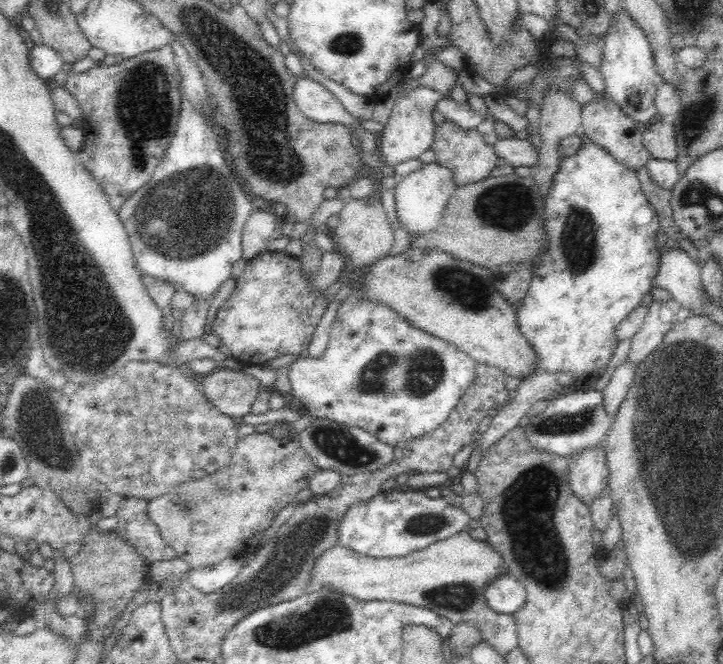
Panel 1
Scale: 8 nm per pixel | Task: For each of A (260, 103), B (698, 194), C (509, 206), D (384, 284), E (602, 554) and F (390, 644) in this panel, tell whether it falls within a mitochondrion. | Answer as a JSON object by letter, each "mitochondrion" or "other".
{"A":"mitochondrion","B":"mitochondrion","C":"mitochondrion","D":"other","E":"other","F":"other"}

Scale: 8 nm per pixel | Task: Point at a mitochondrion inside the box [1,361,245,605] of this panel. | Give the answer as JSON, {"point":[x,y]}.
{"point":[36,403]}

